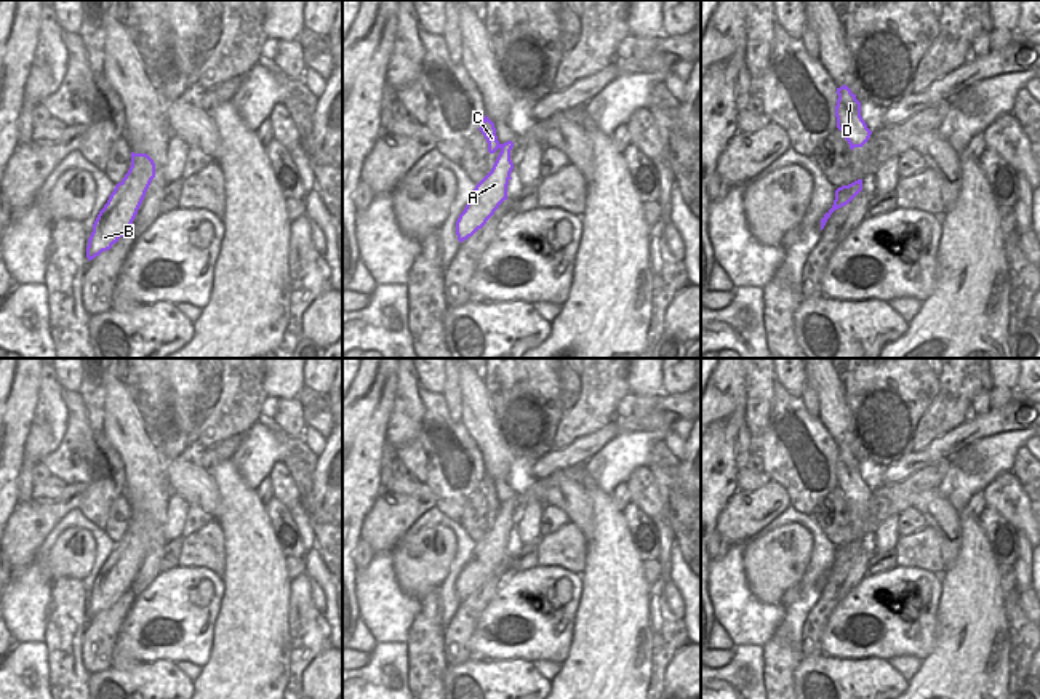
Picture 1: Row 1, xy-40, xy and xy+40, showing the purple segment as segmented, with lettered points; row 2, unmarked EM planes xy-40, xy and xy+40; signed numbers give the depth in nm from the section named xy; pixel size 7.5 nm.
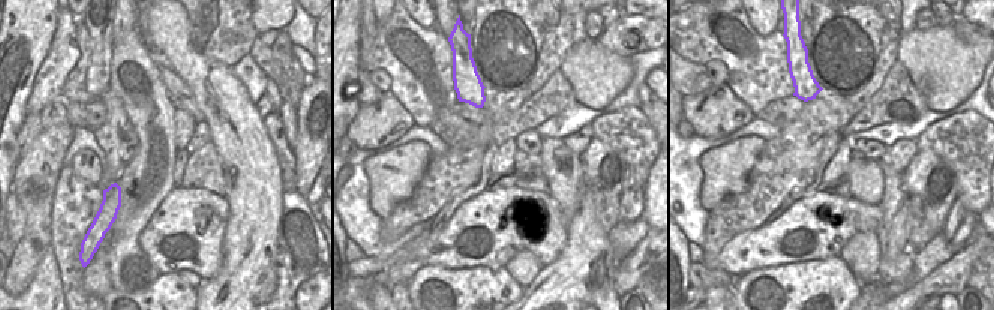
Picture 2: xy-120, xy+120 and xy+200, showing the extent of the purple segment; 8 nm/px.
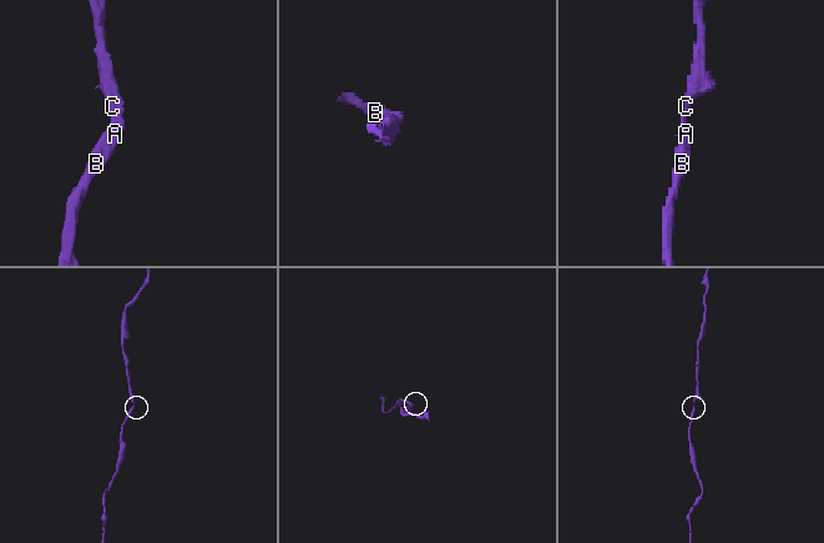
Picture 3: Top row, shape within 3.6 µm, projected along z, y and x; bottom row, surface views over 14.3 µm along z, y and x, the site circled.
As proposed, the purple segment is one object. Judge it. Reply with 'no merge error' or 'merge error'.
no merge error

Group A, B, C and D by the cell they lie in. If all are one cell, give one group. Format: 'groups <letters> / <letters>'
groups A B C D

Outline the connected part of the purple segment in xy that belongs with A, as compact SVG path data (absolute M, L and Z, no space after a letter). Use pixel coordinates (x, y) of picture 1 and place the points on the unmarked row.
M485 473L480 486L488 501L488 510L501 509L491 529L475 544L469 561L456 579L459 601L472 595L494 573L499 563L507 558L507 544L514 521L510 518L512 499L501 502L494 481Z

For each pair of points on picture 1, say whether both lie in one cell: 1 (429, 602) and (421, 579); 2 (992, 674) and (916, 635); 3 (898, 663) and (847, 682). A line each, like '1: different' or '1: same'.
1: different
2: different
3: different

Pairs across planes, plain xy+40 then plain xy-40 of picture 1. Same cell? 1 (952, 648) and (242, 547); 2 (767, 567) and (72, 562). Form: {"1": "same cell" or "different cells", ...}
{"1": "same cell", "2": "same cell"}

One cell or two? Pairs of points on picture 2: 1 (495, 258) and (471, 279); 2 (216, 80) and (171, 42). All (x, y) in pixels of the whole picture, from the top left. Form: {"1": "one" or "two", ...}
{"1": "two", "2": "one"}

